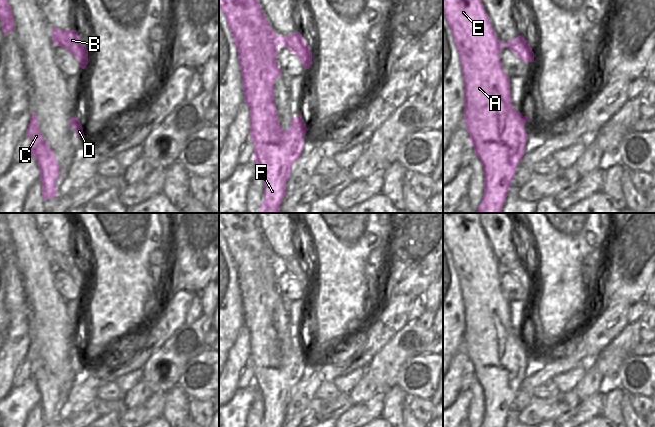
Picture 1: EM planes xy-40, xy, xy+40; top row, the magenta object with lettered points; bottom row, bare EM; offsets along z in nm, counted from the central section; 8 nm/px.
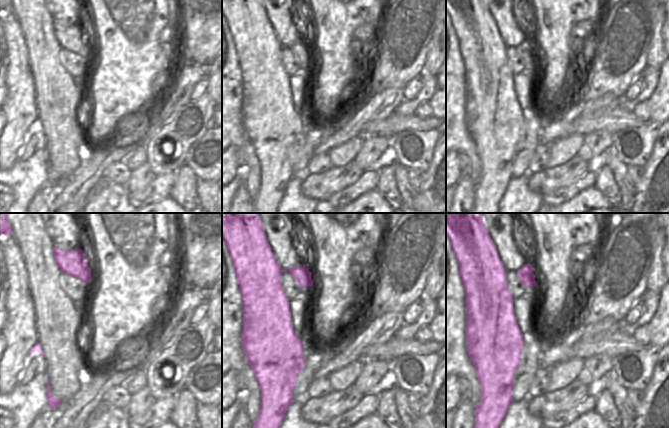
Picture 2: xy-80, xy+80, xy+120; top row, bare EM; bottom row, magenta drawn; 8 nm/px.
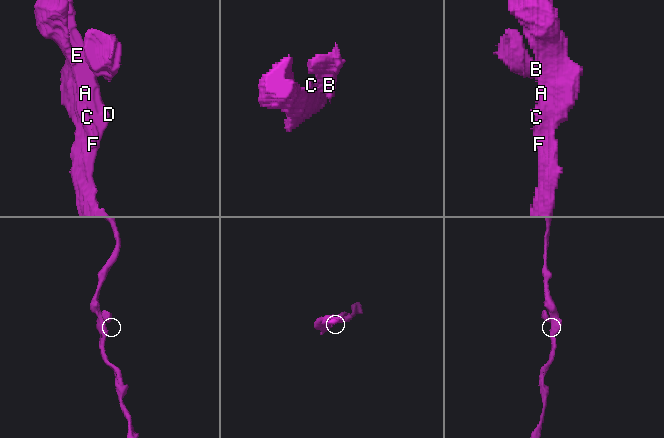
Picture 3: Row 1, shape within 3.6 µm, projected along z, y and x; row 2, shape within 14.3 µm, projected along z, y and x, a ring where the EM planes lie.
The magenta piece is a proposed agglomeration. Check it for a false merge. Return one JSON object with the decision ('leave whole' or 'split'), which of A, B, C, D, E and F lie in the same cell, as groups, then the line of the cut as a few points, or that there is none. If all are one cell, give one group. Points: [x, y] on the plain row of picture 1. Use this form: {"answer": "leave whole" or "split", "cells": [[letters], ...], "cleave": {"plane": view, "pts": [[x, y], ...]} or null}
{"answer": "split", "cells": [["A", "C", "D", "E", "F"], ["B"]], "cleave": {"plane": "xy", "pts": [[277, 260], [279, 268]]}}

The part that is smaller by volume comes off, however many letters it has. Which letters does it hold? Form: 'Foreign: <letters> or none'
Foreign: B

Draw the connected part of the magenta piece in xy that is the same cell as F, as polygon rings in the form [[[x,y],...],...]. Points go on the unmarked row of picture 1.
[[[219,213],[219,232],[226,241],[228,251],[232,257],[238,275],[238,287],[242,297],[242,313],[244,326],[250,333],[250,362],[254,367],[254,386],[258,389],[264,403],[263,427],[282,427],[286,421],[286,407],[292,395],[292,389],[301,380],[304,371],[304,360],[308,355],[301,339],[291,343],[290,351],[283,354],[278,343],[278,335],[274,327],[274,307],[279,300],[283,300],[278,291],[278,259],[272,253],[268,243],[262,235],[258,220],[249,220],[241,213]]]

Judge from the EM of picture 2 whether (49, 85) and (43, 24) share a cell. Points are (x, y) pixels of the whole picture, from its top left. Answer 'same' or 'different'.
same

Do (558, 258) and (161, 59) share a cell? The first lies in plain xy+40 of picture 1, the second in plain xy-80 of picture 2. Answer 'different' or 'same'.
same

